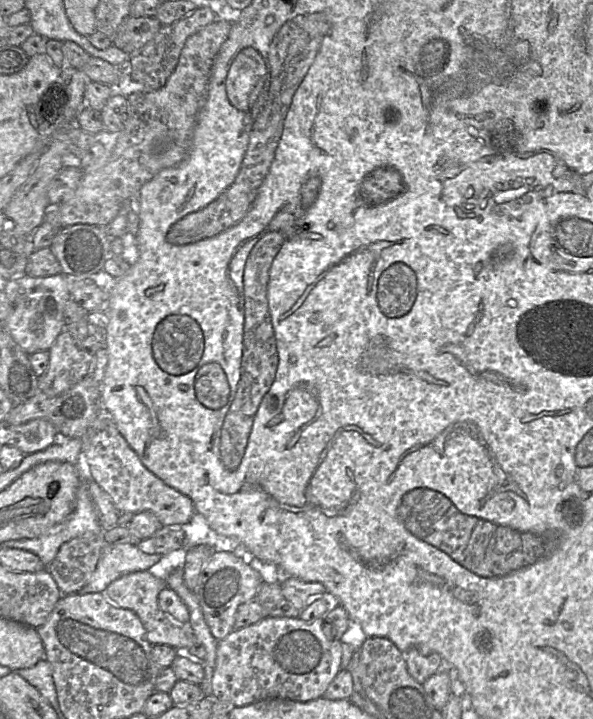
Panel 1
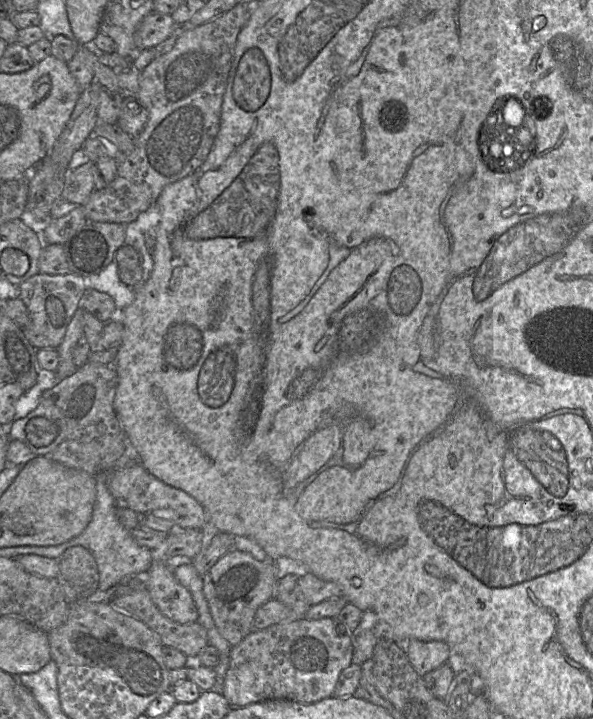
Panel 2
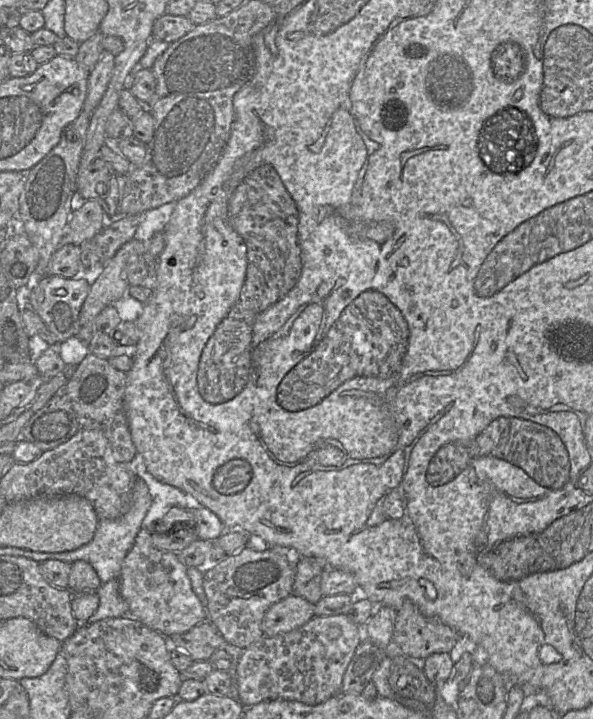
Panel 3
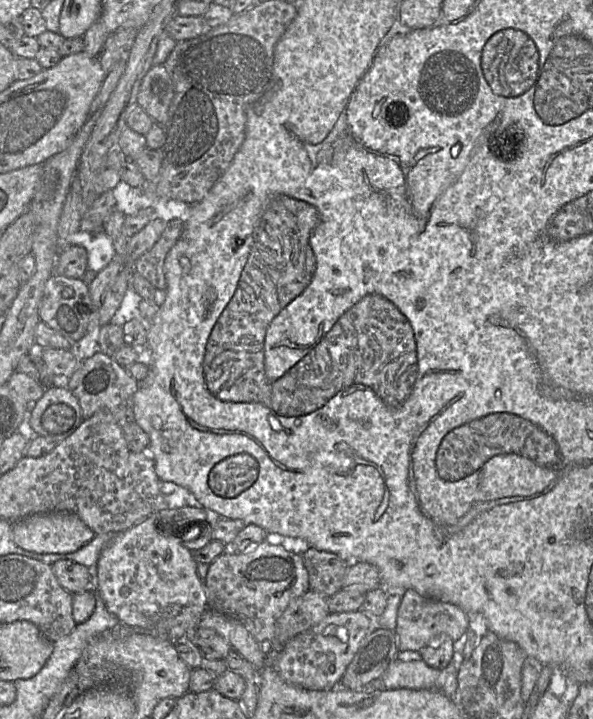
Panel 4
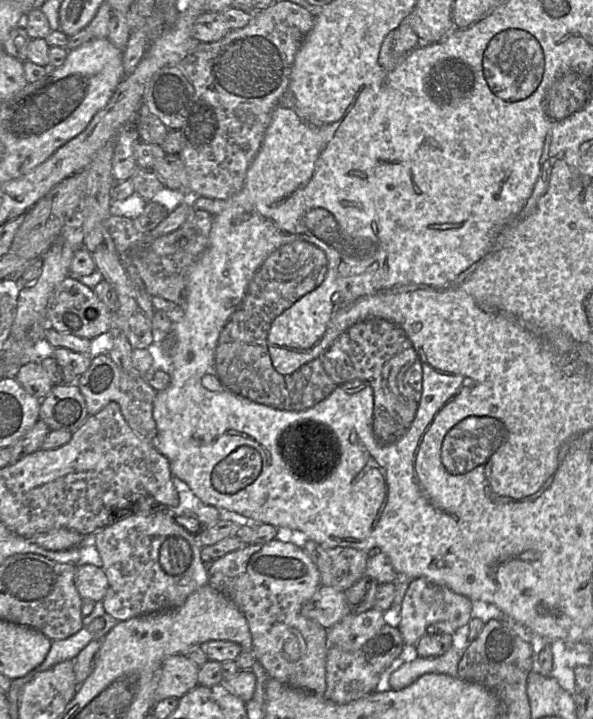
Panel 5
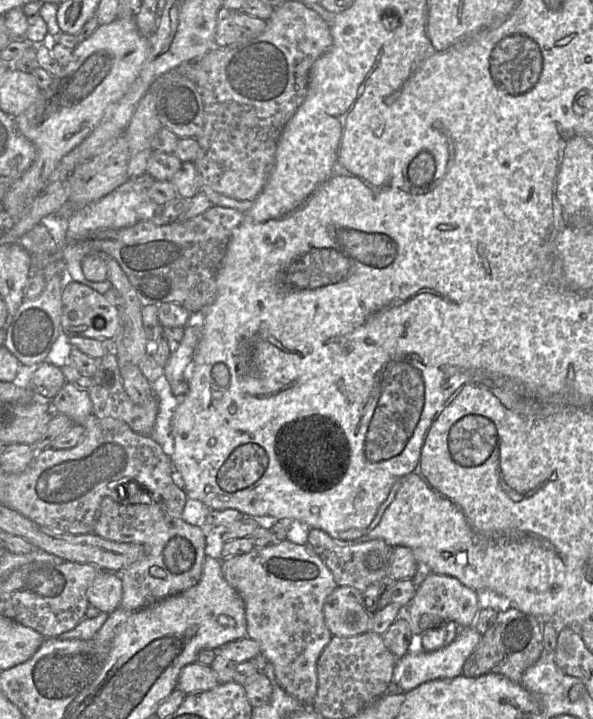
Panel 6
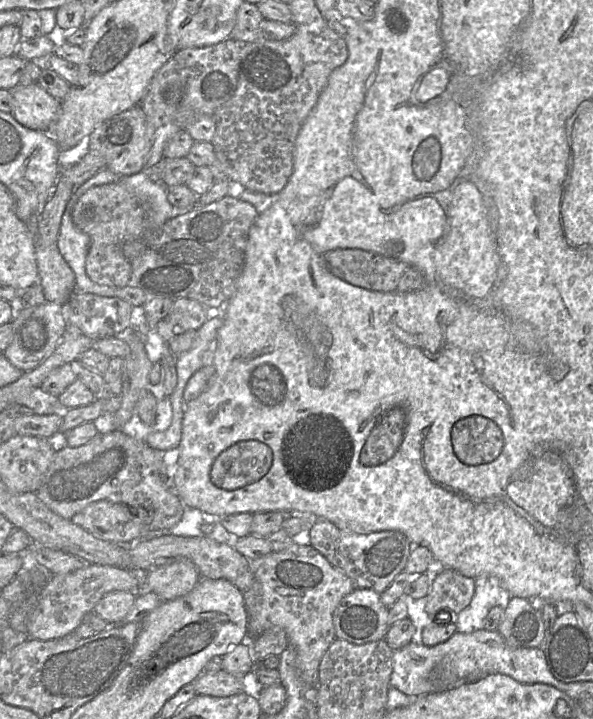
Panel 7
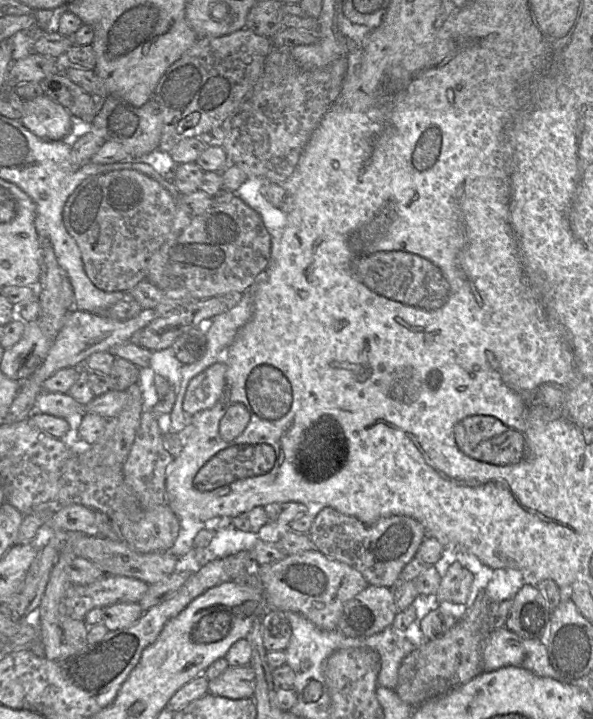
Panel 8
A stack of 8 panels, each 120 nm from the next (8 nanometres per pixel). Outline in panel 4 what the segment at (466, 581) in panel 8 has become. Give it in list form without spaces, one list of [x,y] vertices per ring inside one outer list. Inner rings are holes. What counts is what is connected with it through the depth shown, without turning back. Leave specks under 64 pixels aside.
[[[413,589],[403,593],[396,622],[396,637],[399,652],[419,651],[427,646],[436,635],[446,635],[453,641],[459,640],[469,628],[469,616],[460,607],[421,596]]]

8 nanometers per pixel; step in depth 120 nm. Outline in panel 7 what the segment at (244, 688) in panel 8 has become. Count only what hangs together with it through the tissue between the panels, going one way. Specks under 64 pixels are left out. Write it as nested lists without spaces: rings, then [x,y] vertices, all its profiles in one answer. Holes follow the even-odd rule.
[[[221,669],[213,673],[203,672],[193,681],[197,695],[227,697],[244,691],[242,677]]]

